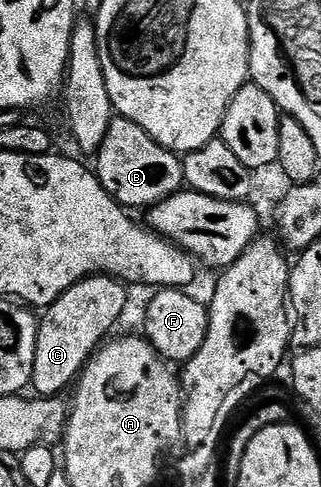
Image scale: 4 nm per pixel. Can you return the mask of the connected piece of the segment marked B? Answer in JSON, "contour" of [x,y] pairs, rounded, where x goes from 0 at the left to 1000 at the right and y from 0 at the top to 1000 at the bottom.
{"contour":[[[355,238],[346,246],[346,263],[333,263],[333,279],[321,279],[321,296],[302,308],[296,331],[296,355],[321,386],[333,386],[340,400],[393,427],[474,427],[558,396],[576,382],[567,326],[458,279],[433,255],[374,238]]]}

